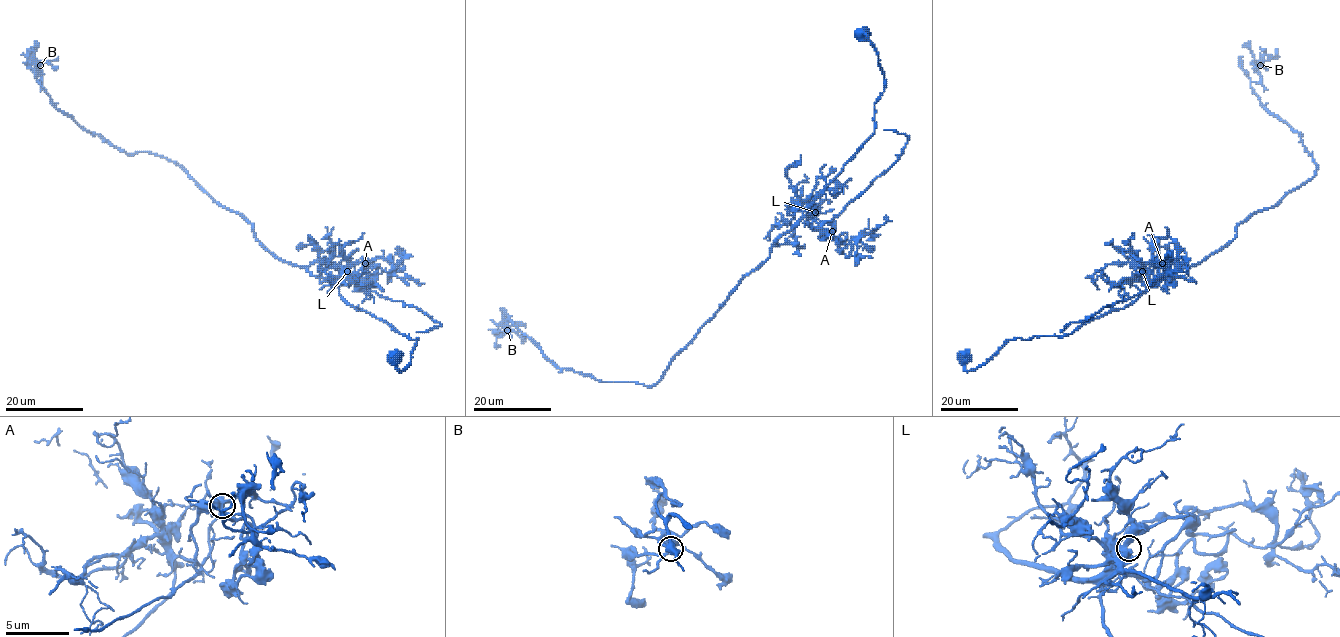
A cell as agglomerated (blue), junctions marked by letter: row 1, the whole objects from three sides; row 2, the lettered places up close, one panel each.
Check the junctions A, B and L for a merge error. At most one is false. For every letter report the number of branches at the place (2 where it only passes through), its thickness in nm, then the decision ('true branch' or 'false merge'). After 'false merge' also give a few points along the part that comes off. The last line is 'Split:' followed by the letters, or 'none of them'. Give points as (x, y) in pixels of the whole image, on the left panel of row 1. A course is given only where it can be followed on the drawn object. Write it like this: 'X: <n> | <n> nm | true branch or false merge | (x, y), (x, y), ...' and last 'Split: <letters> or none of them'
A: 4 | 360 nm | false merge | (365, 263), (350, 263), (342, 276), (382, 296), (417, 307), (440, 325), (417, 331)
B: 4 | 360 nm | true branch
L: 4 | 360 nm | true branch
Split: A

